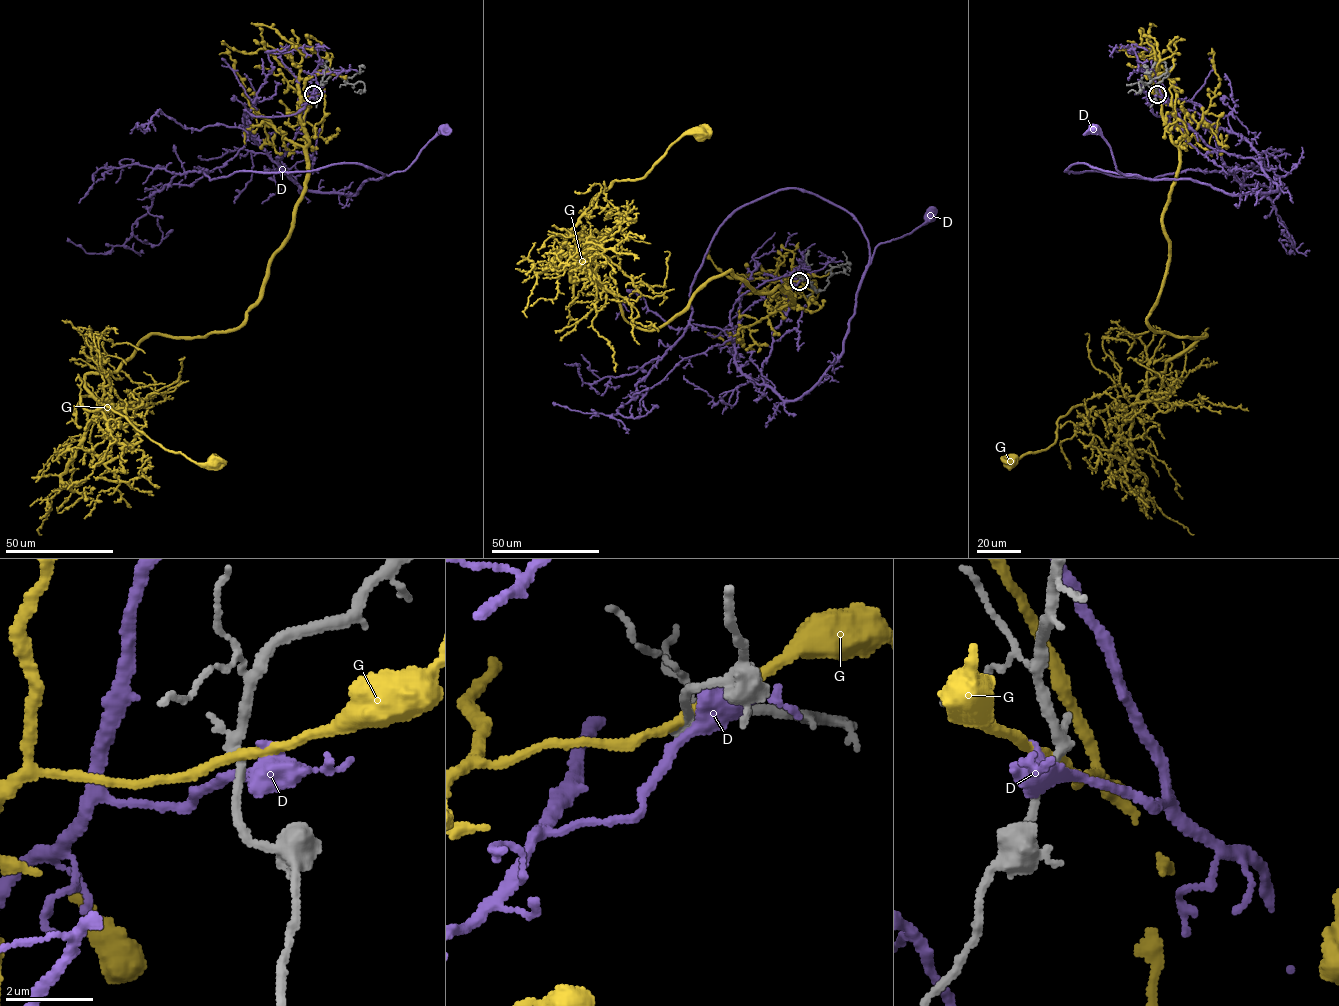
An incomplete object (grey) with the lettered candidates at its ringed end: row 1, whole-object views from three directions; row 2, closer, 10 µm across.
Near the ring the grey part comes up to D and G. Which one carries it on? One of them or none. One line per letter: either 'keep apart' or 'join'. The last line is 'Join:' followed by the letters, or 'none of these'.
D: keep apart
G: keep apart
Join: none of these

